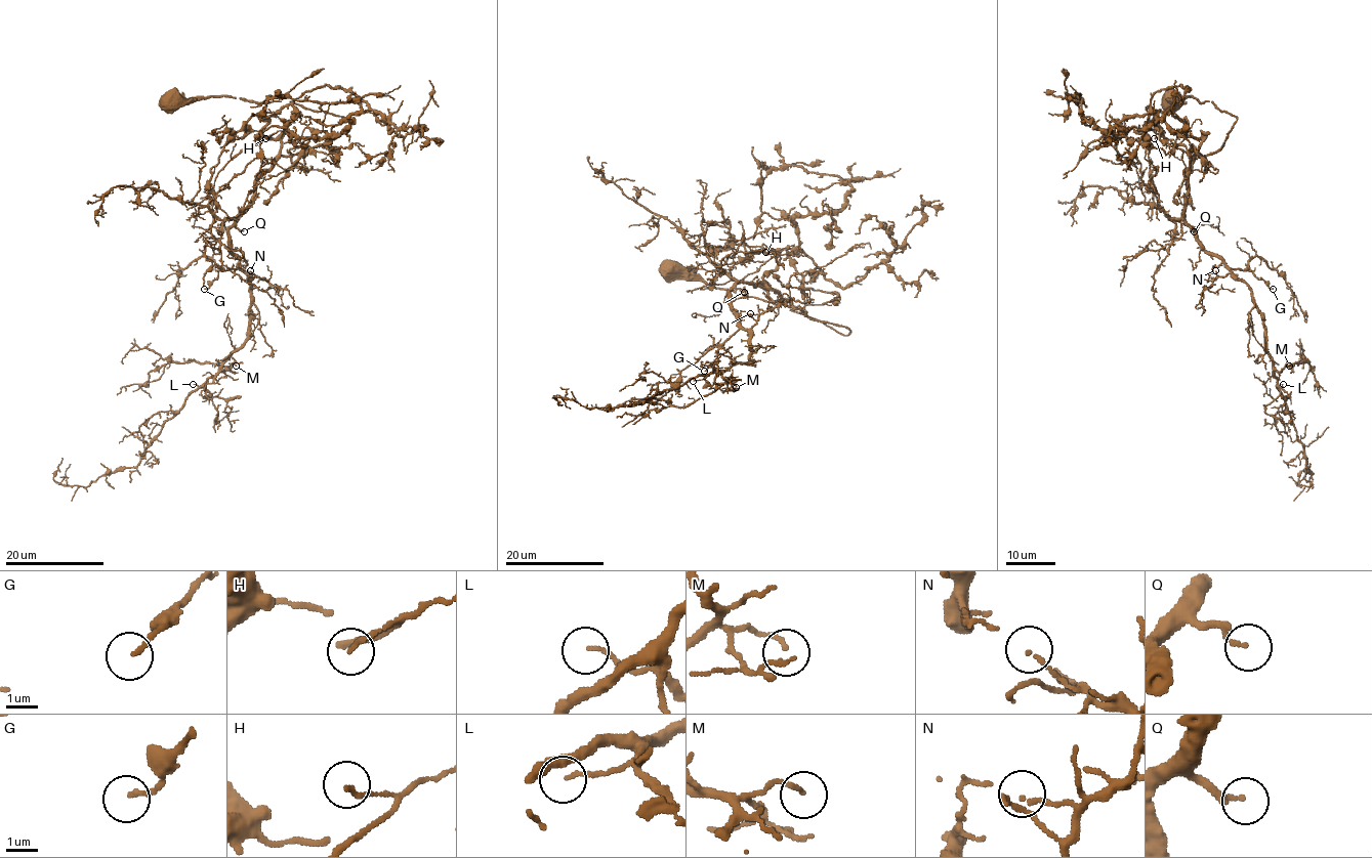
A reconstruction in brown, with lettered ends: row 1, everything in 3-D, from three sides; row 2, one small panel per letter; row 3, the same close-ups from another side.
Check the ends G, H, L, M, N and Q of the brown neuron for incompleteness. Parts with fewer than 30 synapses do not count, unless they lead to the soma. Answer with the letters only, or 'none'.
Q

